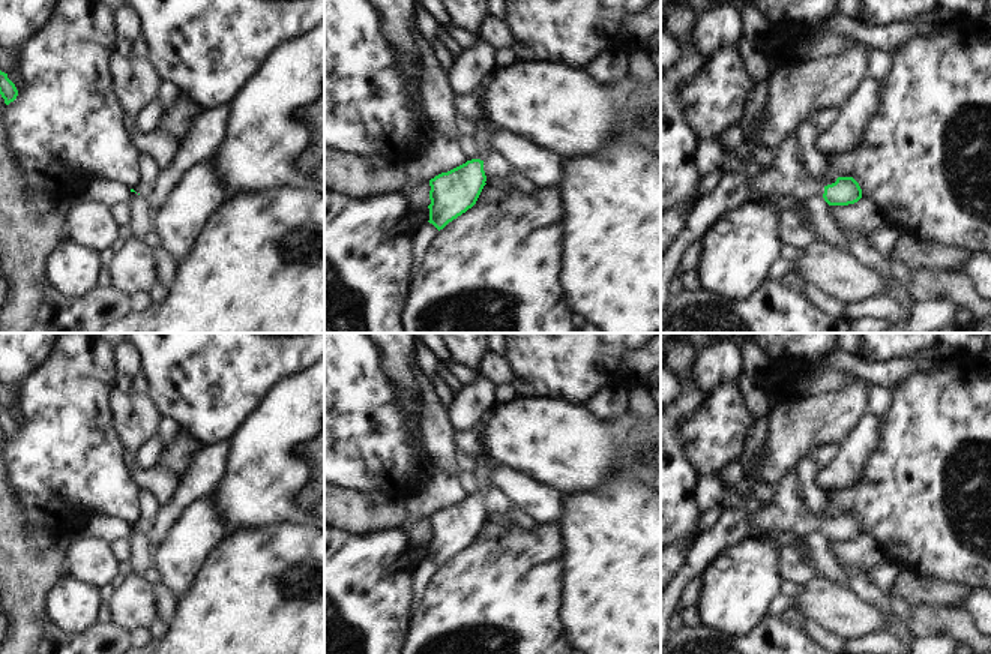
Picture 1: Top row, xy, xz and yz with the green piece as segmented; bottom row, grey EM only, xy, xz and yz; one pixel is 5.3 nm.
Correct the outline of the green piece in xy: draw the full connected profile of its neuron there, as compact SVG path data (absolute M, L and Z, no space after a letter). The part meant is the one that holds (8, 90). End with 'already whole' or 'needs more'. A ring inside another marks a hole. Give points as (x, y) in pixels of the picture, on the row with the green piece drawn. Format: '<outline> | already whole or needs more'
M0 70L0 94L5 99L5 104L9 105L18 96L15 84L8 78L8 74Z | already whole

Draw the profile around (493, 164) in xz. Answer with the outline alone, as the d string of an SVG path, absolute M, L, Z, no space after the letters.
M494 152L488 153L483 159L483 171L486 177L497 176L503 178L511 170L509 162Z

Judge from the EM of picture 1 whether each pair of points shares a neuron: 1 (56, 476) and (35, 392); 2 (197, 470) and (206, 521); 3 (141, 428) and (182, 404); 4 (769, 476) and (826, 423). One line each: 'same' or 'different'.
1: same
2: different
3: different
4: same

